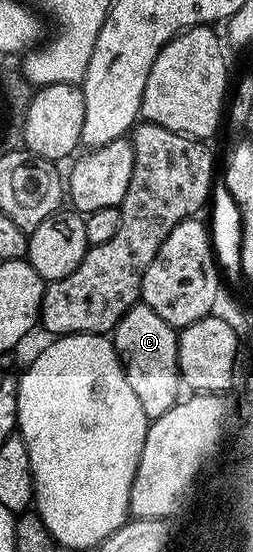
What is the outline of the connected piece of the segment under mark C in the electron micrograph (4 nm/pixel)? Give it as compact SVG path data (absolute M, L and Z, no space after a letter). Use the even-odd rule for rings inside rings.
M135 303L118 321L115 331L111 332L112 346L122 357L122 379L134 389L134 397L142 401L142 409L149 420L162 417L182 398L182 380L178 366L177 328L172 327L150 305Z

